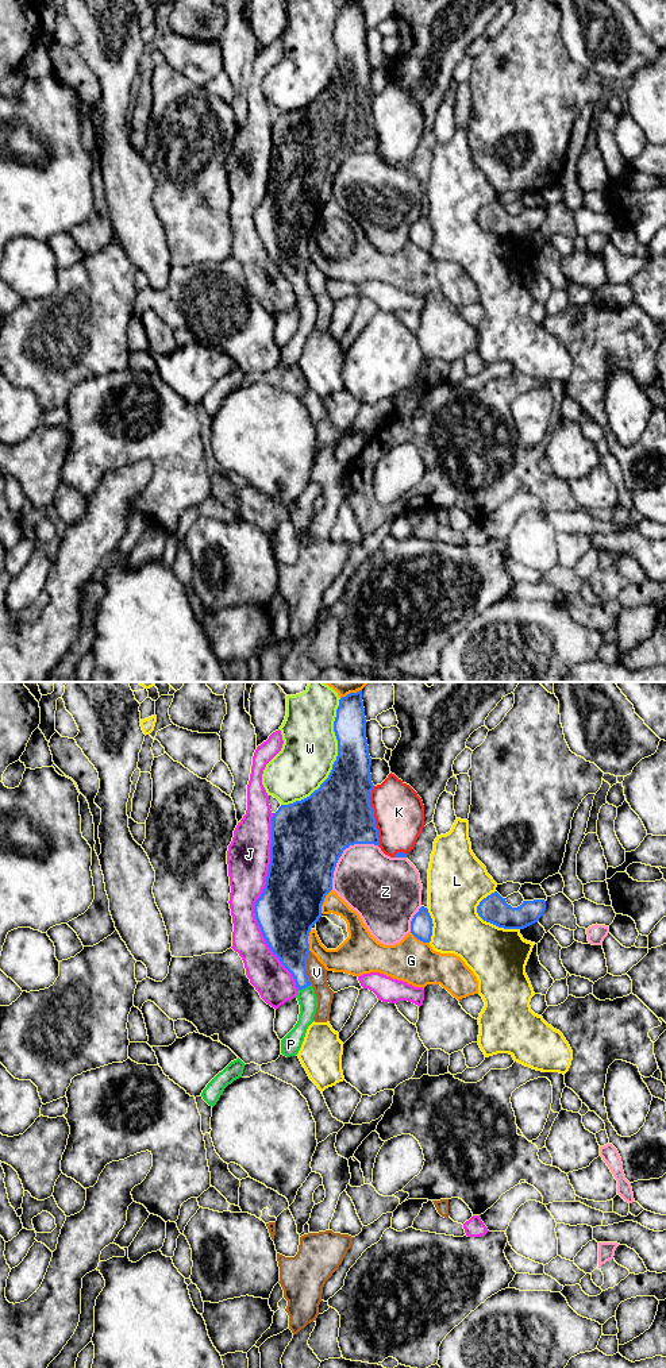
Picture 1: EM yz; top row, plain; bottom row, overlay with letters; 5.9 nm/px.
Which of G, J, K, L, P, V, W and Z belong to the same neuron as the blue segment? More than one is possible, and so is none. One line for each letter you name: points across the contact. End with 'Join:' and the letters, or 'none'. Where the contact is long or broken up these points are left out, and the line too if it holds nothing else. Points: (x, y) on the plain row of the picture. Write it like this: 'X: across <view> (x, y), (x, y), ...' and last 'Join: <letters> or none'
P: across yz (292, 257), (304, 296), (307, 307)
Join: P

